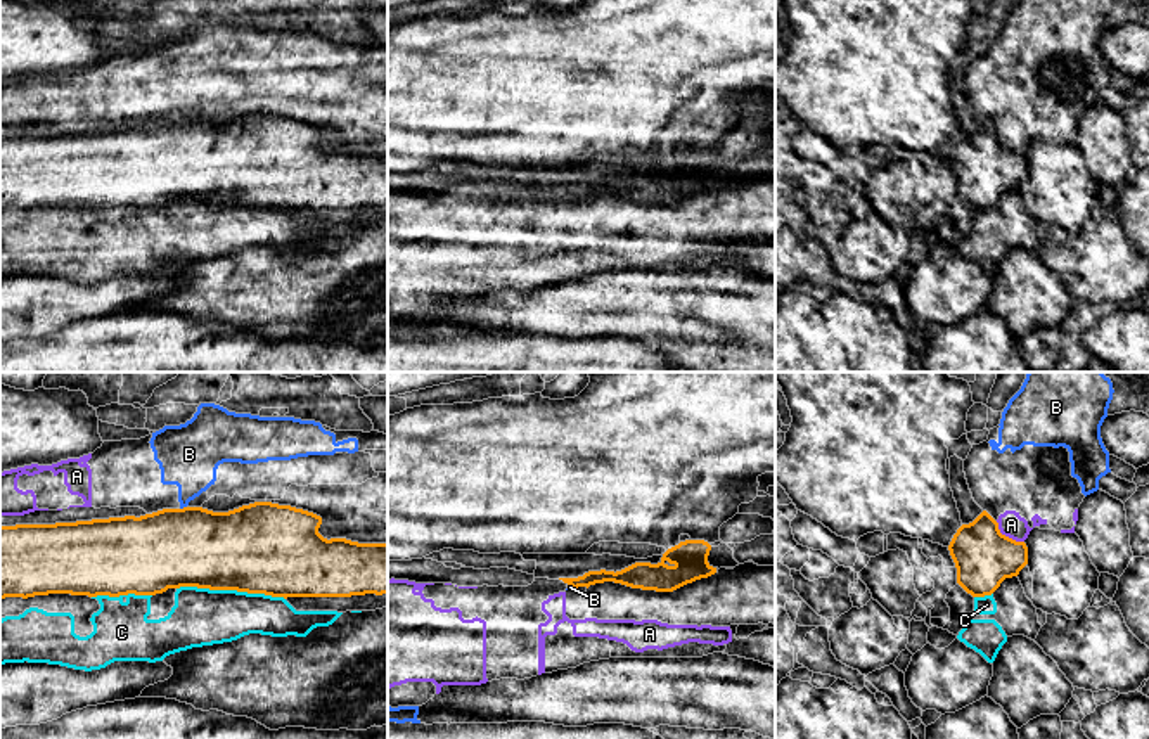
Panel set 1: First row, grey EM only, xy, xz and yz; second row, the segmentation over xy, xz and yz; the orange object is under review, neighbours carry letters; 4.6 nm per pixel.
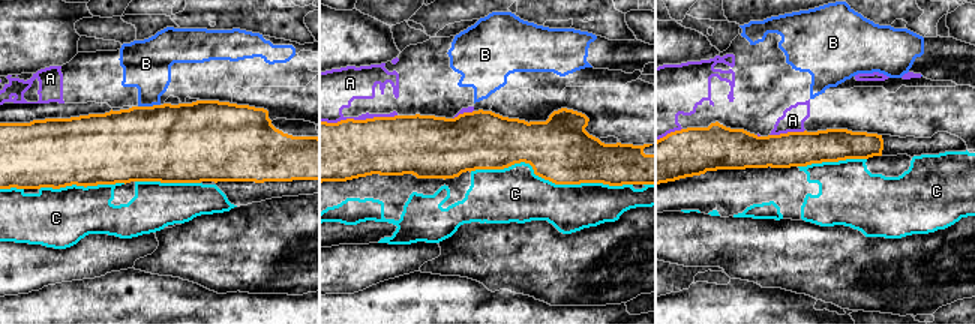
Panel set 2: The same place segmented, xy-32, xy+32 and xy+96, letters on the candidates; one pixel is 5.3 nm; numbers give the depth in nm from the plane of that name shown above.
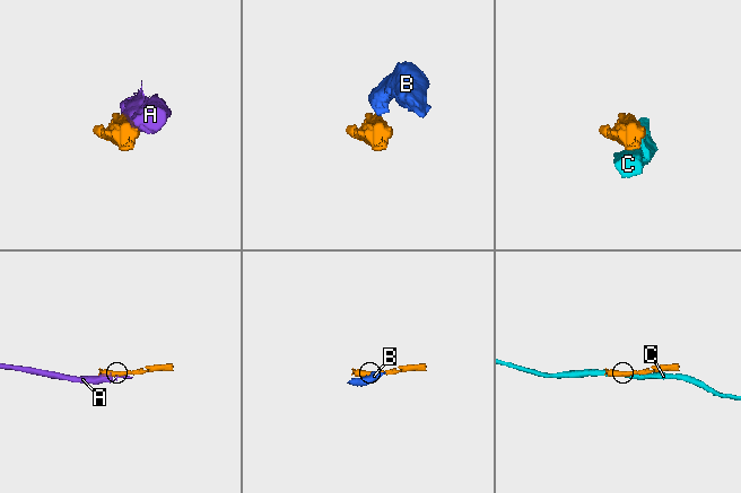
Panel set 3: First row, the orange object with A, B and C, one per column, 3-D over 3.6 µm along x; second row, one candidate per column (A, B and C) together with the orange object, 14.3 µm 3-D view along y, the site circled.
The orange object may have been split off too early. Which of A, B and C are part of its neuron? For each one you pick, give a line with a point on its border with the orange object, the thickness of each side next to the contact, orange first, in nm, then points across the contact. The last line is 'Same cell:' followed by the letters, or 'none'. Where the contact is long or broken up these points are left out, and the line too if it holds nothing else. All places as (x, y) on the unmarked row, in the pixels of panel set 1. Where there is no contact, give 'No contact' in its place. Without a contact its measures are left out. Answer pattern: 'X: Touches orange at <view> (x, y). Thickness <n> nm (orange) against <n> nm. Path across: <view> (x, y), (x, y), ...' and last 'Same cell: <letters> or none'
Same cell: none

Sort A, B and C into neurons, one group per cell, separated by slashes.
A B / C

